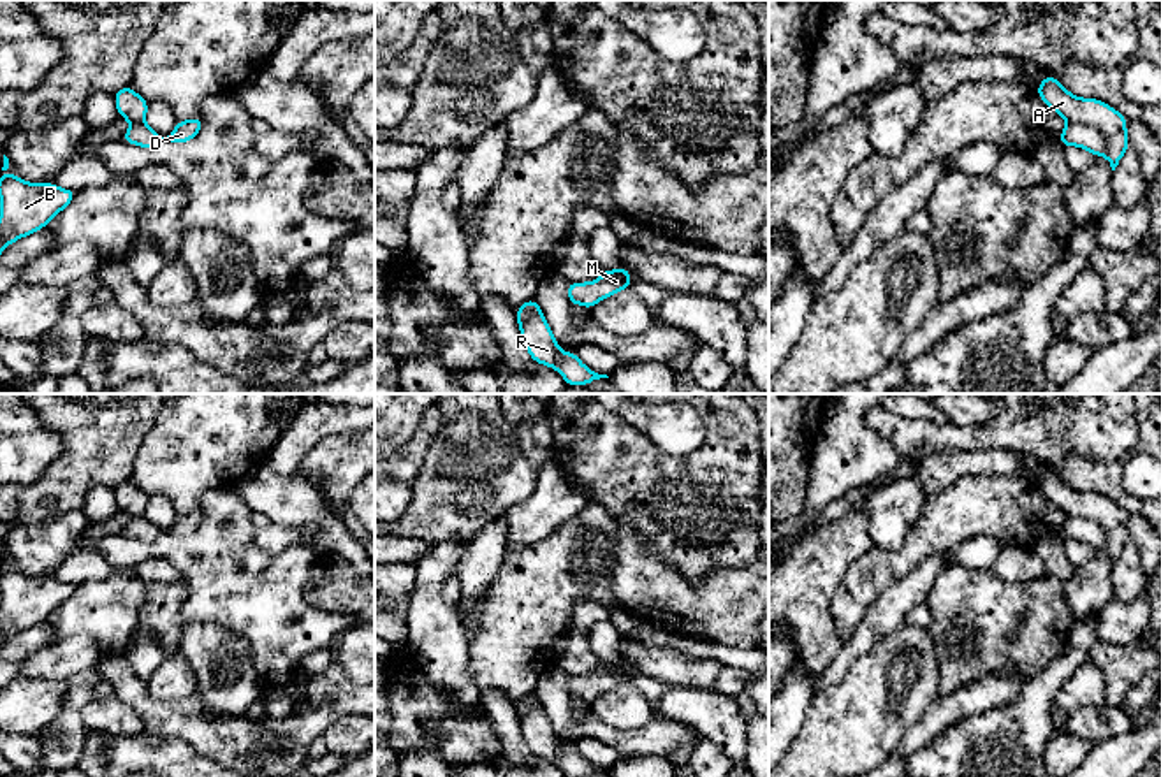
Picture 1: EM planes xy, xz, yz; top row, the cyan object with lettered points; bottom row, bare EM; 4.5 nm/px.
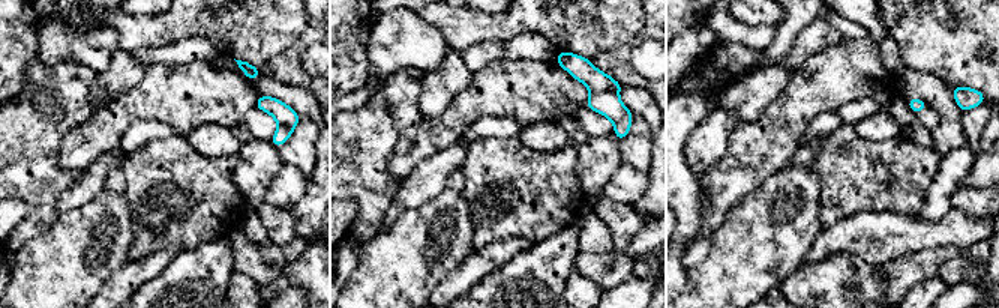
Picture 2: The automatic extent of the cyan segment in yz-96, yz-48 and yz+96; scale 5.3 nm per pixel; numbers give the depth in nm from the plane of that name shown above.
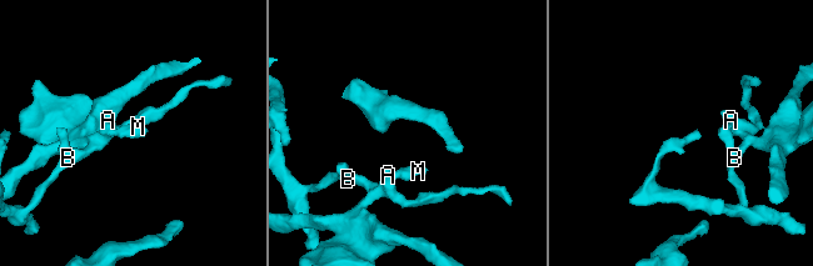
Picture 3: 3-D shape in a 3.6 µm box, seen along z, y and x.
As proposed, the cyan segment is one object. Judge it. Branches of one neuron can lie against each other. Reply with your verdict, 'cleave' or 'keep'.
cleave

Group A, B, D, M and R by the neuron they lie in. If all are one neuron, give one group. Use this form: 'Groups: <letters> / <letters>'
Groups: A B R / D M

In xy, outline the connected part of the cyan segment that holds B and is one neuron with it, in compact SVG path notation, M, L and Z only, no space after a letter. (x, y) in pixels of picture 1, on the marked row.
M16 174L0 176L0 251L44 229L76 193L53 183L26 183Z

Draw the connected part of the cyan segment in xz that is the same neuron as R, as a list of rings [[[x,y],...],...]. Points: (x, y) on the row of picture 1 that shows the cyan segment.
[[[529,301],[521,304],[517,316],[522,320],[521,339],[529,357],[542,366],[554,367],[568,387],[589,385],[595,380],[609,378],[586,367],[575,352],[561,352],[542,309],[531,309]]]

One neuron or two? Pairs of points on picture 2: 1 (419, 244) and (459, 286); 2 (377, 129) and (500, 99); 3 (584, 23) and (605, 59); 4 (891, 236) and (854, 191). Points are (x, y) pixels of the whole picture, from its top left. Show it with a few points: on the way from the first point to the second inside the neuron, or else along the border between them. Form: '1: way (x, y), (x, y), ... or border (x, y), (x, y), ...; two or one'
1: border (471, 250), (432, 292); two
2: border (423, 116), (408, 125), (395, 143); two
3: border (633, 42), (603, 50), (591, 60); two
4: border (906, 215), (888, 211), (860, 211), (837, 221); two

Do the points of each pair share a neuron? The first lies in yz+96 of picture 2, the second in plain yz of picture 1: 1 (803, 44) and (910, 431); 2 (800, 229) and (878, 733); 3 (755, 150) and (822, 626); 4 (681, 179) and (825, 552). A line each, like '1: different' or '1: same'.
1: different
2: same
3: different
4: different

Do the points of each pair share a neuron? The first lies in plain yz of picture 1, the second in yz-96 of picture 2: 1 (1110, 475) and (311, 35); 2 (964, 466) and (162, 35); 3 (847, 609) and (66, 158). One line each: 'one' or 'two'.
1: one
2: two
3: one

